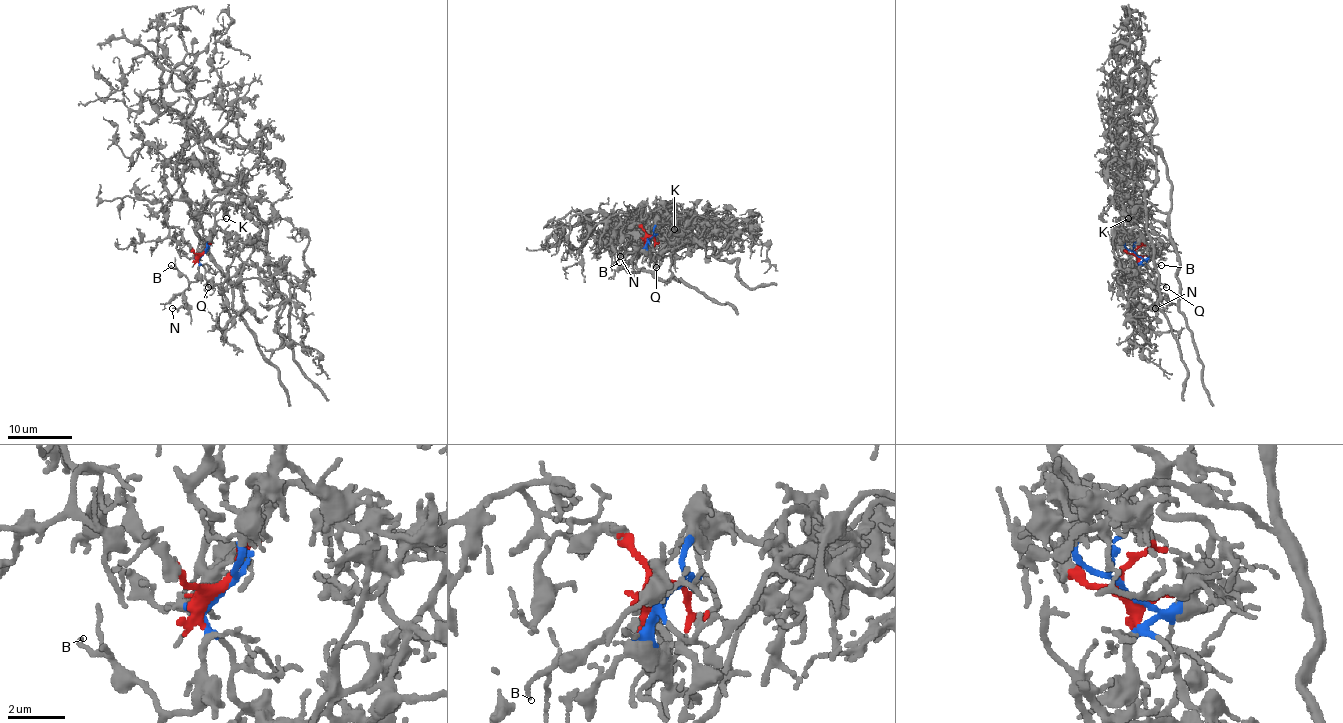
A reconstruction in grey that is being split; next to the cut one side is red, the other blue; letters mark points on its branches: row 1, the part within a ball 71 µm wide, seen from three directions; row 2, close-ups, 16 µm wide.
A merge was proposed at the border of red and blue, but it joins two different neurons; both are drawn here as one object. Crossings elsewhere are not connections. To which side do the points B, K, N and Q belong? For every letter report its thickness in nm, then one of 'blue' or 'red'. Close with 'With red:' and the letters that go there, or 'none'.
B: 130 nm | blue
K: 130 nm | red
N: 160 nm | blue
Q: 240 nm | blue
With red: K

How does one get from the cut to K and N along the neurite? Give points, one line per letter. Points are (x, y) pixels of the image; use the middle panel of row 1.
K: (650, 236), (657, 243), (660, 241), (657, 226), (665, 222), (673, 230)
N: (650, 236), (647, 243), (646, 238), (633, 259), (634, 254), (620, 256)

